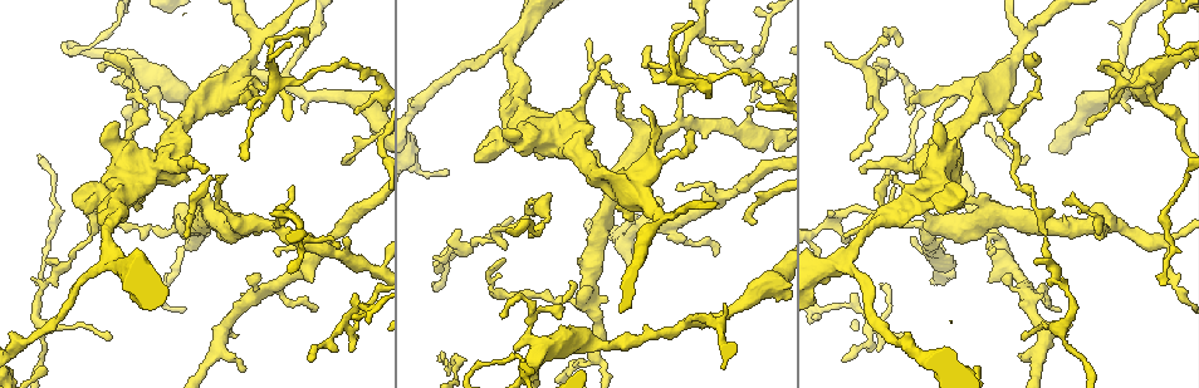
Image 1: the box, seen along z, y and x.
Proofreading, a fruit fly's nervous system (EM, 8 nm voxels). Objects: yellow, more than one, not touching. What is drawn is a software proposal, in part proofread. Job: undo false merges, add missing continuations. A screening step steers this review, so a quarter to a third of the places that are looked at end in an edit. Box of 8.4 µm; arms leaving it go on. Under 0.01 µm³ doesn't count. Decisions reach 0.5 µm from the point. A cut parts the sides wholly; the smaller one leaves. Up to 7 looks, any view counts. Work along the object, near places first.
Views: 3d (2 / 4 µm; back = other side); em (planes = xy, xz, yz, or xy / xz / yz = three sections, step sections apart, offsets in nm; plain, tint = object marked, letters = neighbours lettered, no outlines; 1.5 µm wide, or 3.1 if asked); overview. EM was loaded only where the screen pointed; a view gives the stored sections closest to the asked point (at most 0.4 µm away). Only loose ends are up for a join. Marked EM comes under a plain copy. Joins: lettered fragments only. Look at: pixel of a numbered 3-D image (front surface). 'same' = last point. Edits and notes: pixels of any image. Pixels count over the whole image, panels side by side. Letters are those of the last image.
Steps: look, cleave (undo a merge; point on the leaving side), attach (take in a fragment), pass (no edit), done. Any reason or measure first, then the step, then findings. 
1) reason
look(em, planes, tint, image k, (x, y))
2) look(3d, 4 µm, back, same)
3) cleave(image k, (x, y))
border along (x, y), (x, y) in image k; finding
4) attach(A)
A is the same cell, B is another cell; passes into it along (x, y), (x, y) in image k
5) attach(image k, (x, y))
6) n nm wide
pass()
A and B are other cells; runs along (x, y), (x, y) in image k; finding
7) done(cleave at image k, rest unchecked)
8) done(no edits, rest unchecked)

an open end
look(3d, 4 µm, image 1, (741, 46))

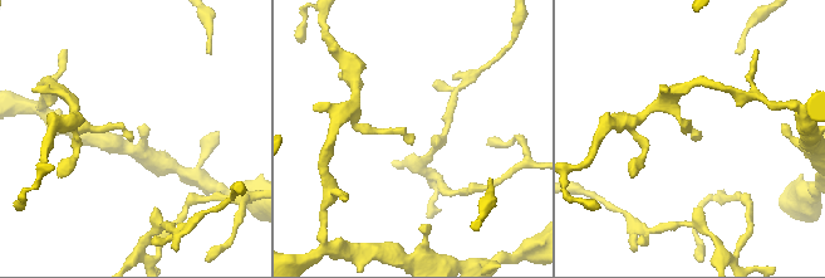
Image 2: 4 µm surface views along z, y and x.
shape alone is not enough
look(em, yz, step 8, tint, image 2, (692, 137))

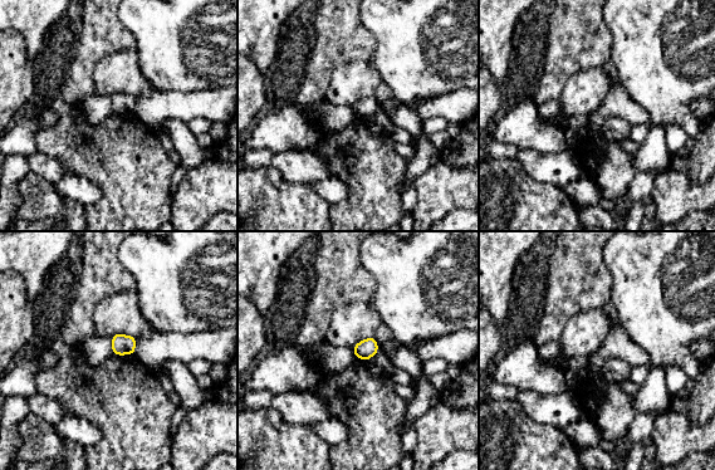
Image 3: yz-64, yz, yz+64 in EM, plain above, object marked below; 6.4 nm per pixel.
another direction
look(em, planes, letters, same)

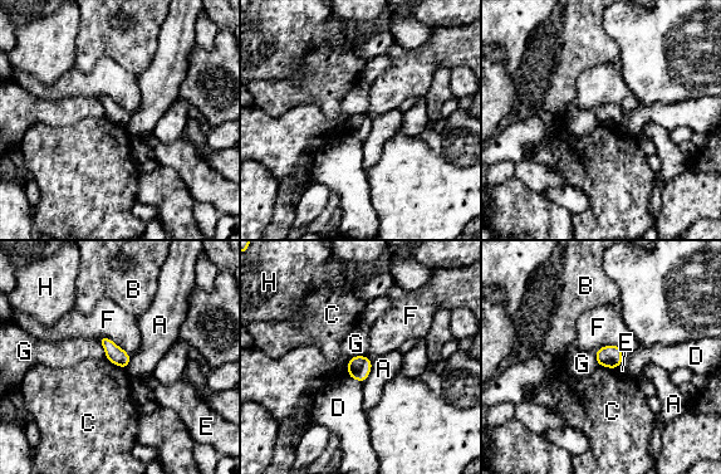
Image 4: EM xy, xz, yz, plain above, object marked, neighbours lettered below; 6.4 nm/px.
F touches over 240 nm
pass()
A, B, C, D, E, F, G and H are other cells; none of them fits

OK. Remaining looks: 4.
tapers out
look(3d, 4 µm, image 1, (588, 40))

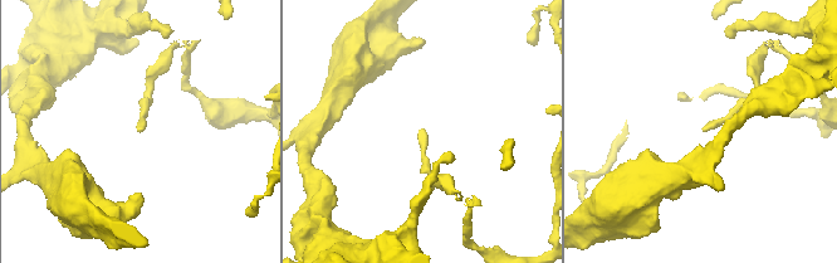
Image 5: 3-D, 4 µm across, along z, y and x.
shape alone is not enough
look(em, yz, step 4, tint, image 5, (421, 131))

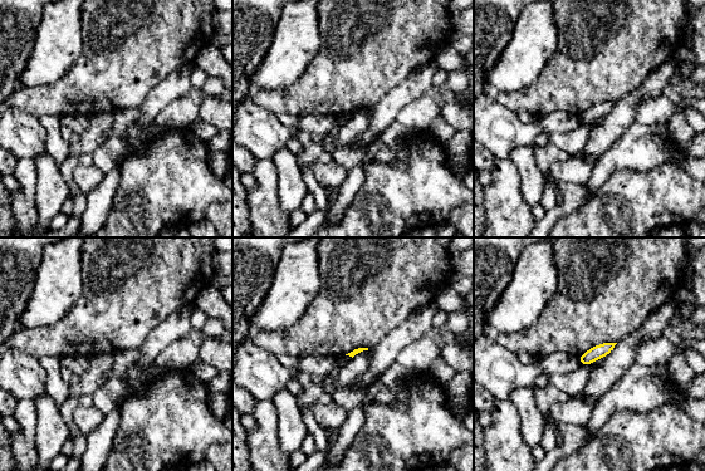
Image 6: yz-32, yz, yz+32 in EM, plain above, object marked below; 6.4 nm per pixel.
look(em, planes, letters, same)

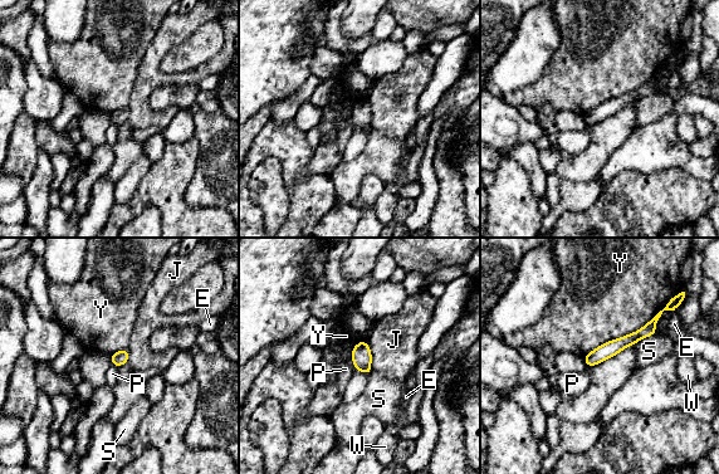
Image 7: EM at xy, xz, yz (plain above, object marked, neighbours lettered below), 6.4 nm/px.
100 nm wide; Y touches over 600 nm
pass()
E, J, P, S, W and Y are other cells; no lettered fragment goes on from it

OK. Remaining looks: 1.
done(no edits, rest unchecked)

